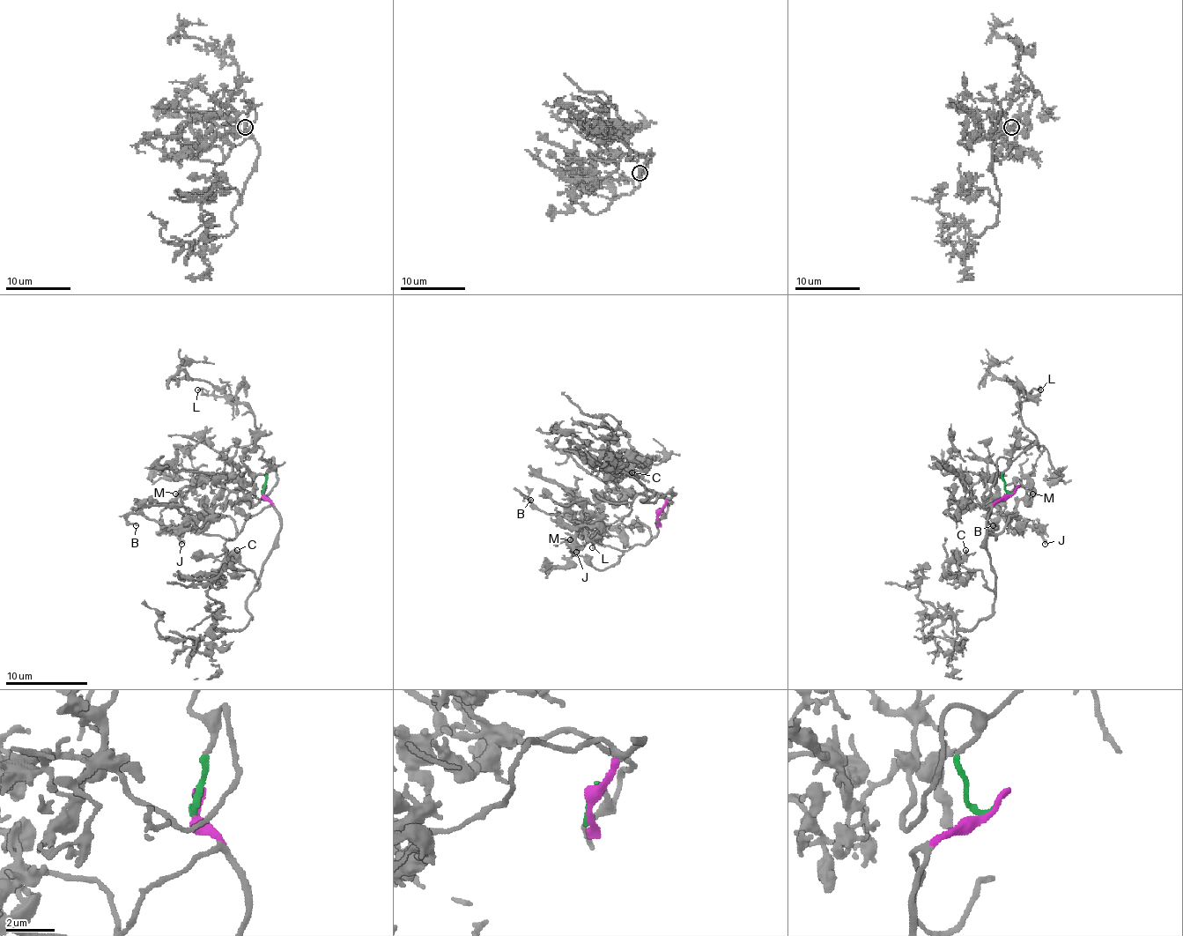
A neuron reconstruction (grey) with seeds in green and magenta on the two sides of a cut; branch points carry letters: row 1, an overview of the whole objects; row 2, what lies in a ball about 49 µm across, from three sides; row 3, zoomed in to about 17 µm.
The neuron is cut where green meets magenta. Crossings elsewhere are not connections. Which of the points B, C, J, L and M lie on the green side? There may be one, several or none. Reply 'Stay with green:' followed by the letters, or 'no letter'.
Stay with green: L

